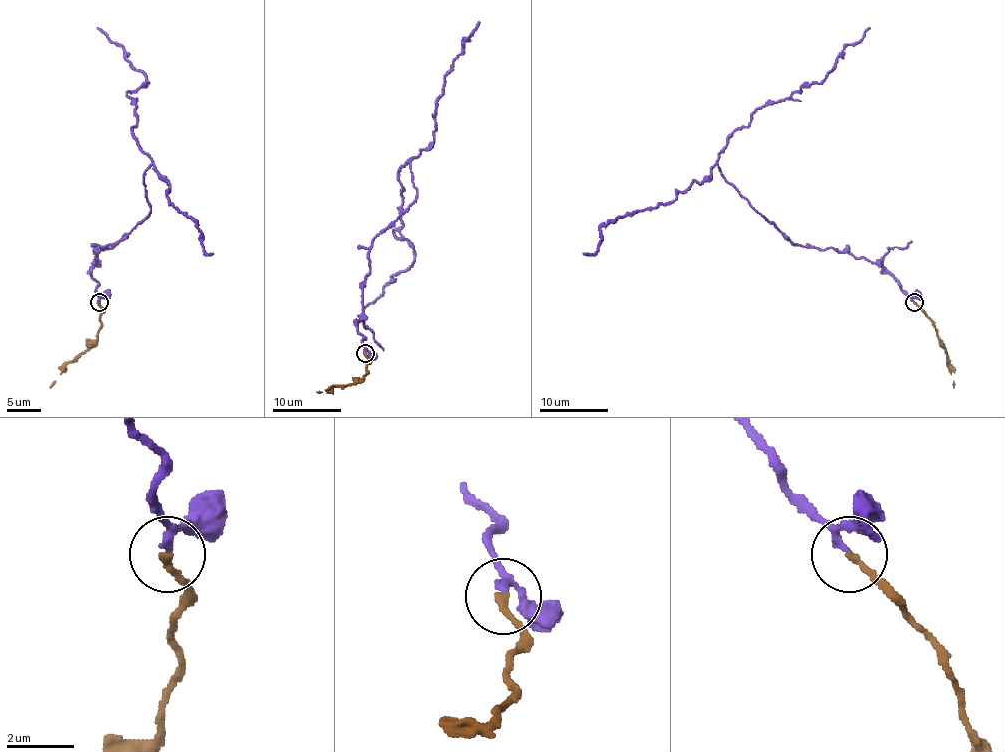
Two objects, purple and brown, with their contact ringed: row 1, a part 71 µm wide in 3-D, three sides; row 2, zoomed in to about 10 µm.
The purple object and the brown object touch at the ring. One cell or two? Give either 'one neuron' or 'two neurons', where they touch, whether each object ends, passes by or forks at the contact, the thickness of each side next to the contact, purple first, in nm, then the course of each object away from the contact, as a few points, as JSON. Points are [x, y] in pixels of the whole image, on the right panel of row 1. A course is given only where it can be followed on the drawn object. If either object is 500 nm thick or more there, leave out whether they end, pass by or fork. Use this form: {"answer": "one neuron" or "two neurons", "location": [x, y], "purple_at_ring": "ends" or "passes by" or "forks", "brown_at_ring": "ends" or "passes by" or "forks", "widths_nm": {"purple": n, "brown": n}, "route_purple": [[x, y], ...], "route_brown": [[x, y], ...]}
{"answer": "one neuron", "location": [914, 302], "purple_at_ring": "passes by", "brown_at_ring": "ends", "widths_nm": {"purple": 150, "brown": 200}, "route_purple": [[914, 302], [878, 264], [794, 245], [717, 165], [755, 111], [823, 80], [869, 27]], "route_brown": [[914, 302], [932, 322], [938, 339], [946, 351], [953, 387]]}

